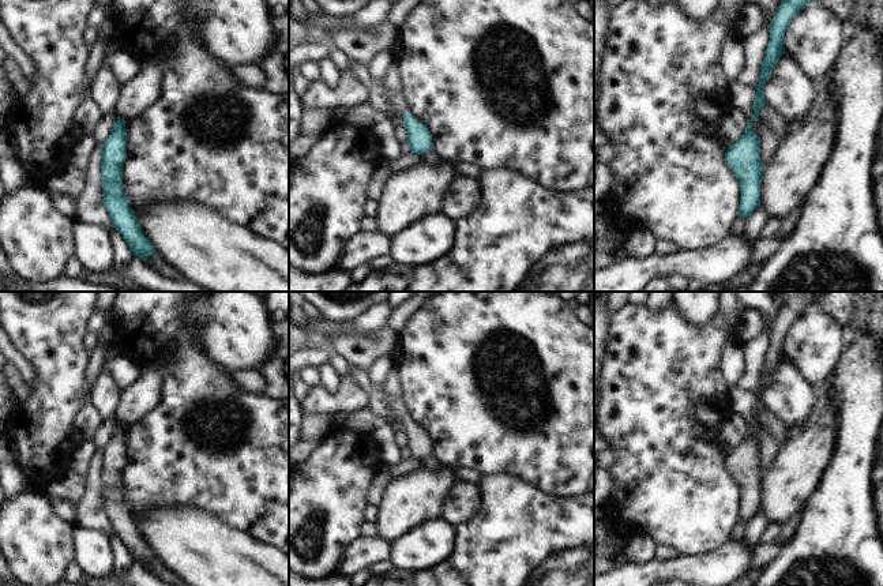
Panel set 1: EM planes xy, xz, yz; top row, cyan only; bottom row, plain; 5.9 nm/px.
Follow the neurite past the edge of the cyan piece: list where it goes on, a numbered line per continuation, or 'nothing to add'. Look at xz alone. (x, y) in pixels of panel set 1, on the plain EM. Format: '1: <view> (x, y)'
1: xz (398, 406)

